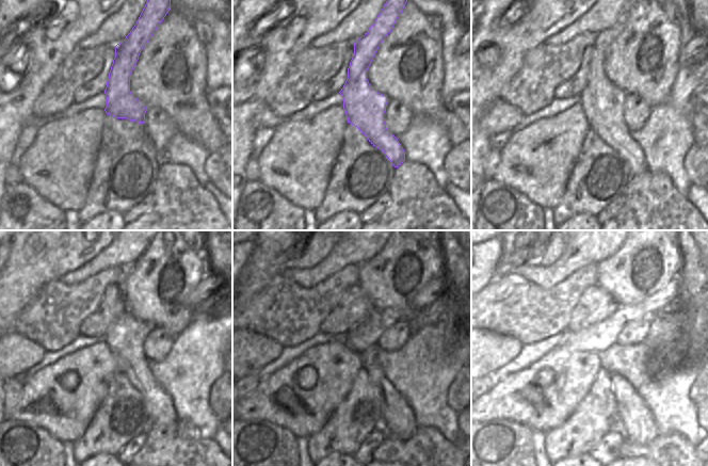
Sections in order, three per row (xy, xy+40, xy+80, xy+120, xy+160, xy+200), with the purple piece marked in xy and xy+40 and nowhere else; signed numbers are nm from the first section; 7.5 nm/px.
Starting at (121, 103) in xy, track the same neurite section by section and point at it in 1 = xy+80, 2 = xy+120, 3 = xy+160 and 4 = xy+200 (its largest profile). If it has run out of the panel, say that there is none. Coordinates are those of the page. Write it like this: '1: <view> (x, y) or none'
1: xy+80 (601, 101)
2: xy+120 (125, 336)
3: xy+160 (398, 418)
4: xy+200 (637, 419)

